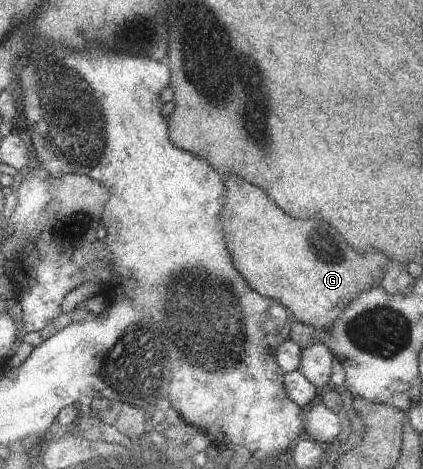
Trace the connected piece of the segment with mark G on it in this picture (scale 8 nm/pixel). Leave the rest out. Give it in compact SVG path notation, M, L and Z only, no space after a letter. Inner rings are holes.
M230 177L223 182L226 186L225 230L229 230L229 250L233 250L232 262L237 262L237 270L249 282L248 285L260 295L280 302L295 320L323 330L330 329L343 309L367 287L380 284L382 269L388 258L378 251L352 249L336 231L317 220L293 220L285 216L267 196L238 178Z

